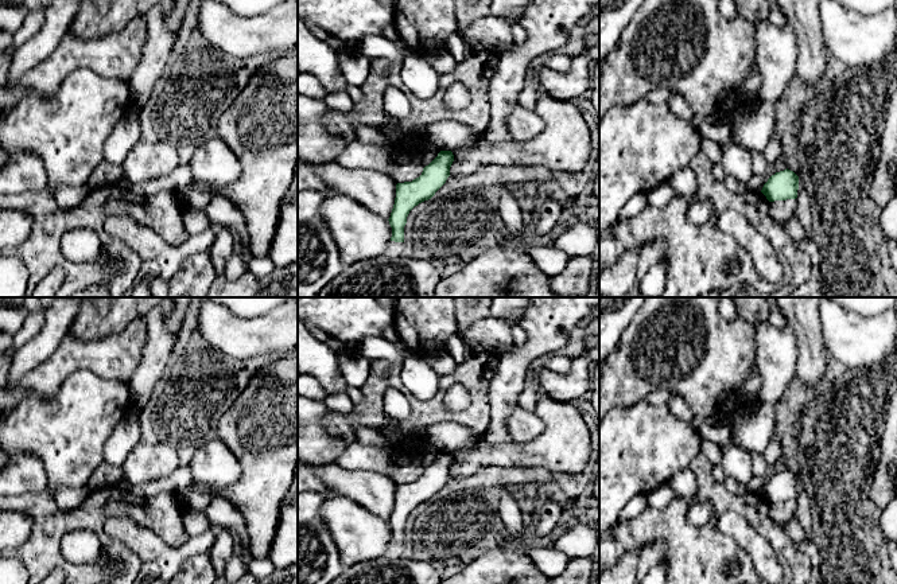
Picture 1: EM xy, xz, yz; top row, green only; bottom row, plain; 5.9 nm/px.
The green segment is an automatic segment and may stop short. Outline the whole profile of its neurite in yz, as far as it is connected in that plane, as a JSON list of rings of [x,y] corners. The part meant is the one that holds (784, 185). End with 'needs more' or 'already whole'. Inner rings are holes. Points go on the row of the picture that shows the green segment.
[[[784,170],[772,175],[764,184],[761,192],[769,202],[796,199],[799,190],[799,176],[791,171]]]; already whole

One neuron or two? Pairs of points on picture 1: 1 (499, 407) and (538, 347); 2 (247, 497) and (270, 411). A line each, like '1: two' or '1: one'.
1: one
2: one

